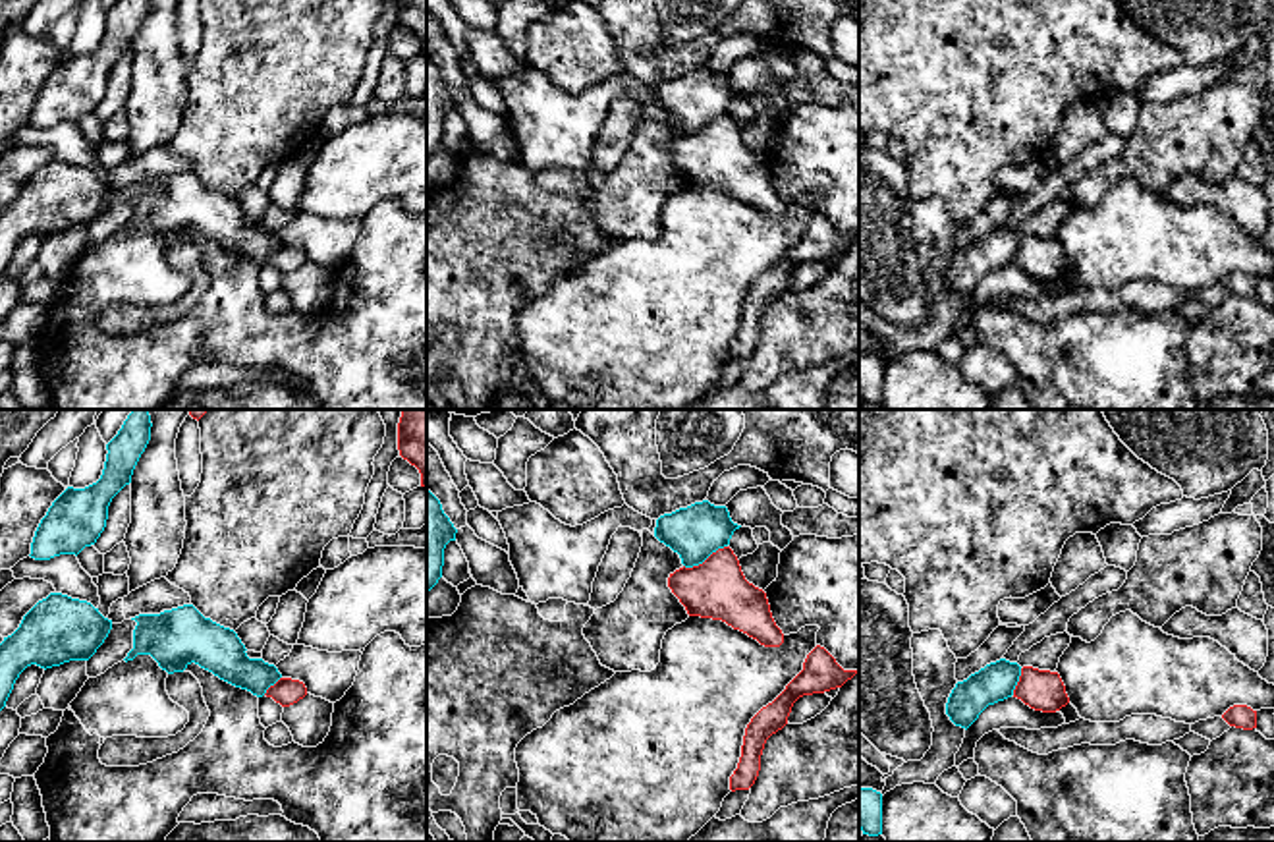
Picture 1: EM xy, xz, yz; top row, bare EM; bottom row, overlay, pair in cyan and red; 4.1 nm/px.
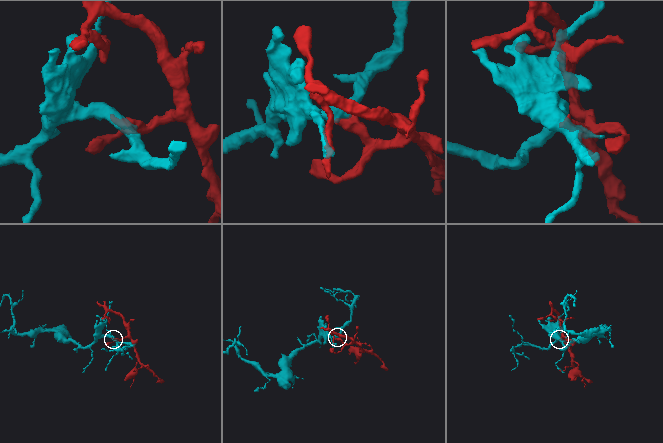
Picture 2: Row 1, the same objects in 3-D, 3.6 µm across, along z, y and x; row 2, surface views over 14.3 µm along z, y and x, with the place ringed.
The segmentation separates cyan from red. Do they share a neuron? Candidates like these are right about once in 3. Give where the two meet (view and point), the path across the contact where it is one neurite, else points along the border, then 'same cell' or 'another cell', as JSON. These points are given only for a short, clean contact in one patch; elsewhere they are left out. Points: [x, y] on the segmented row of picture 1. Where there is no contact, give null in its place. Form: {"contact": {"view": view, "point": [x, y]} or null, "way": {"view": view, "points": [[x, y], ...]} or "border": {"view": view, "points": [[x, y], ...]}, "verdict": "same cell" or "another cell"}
{"contact": {"view": "xz", "point": [705, 559]}, "border": {"view": "xz", "points": [[726, 545], [713, 551], [701, 562], [684, 566]]}, "verdict": "another cell"}

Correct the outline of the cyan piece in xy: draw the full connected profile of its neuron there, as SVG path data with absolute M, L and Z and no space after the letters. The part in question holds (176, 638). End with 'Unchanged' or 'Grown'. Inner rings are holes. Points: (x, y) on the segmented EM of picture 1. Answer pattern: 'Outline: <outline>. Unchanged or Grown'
Outline: M193 604L160 614L139 614L133 649L124 659L151 655L168 674L183 672L191 662L220 680L263 697L282 674L263 659L249 659L247 649L230 628L205 618Z. Unchanged

